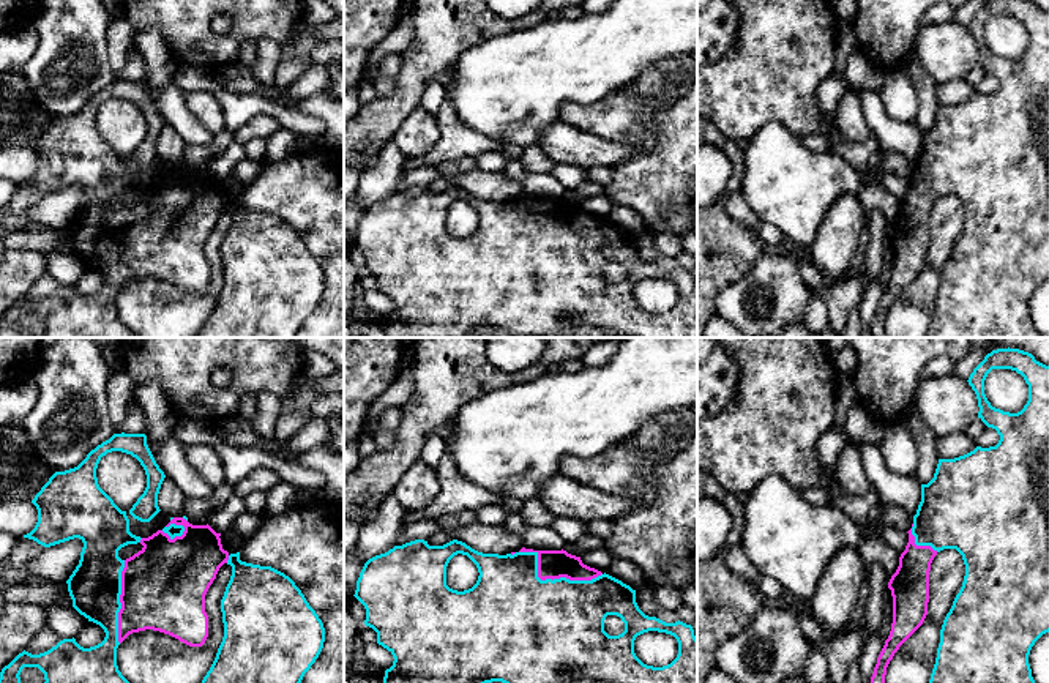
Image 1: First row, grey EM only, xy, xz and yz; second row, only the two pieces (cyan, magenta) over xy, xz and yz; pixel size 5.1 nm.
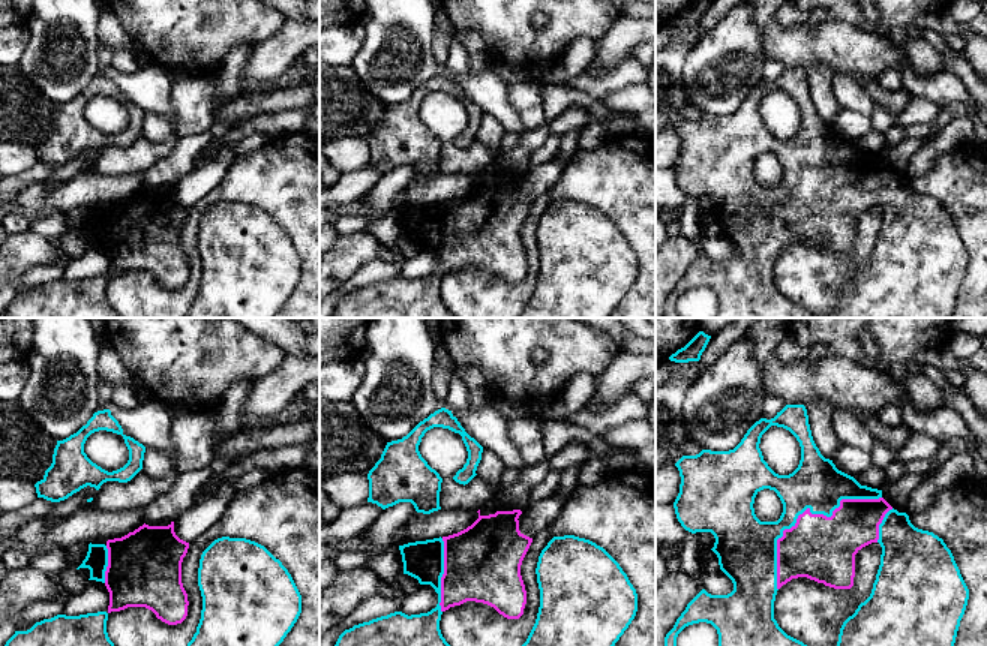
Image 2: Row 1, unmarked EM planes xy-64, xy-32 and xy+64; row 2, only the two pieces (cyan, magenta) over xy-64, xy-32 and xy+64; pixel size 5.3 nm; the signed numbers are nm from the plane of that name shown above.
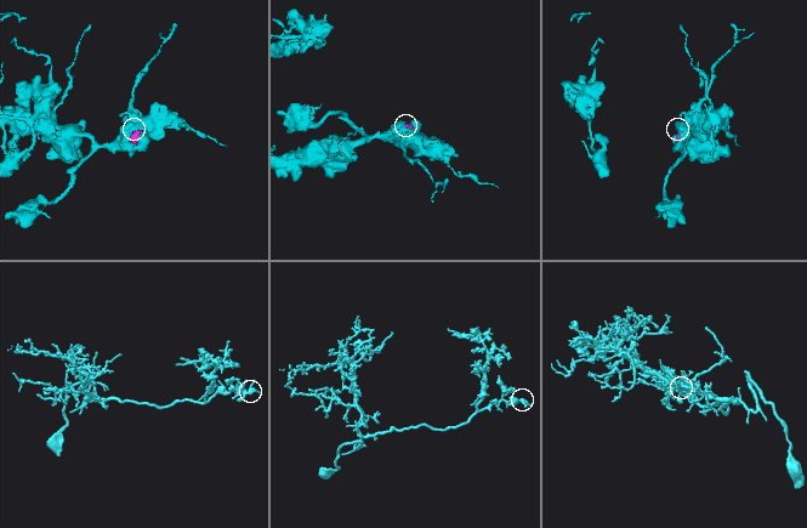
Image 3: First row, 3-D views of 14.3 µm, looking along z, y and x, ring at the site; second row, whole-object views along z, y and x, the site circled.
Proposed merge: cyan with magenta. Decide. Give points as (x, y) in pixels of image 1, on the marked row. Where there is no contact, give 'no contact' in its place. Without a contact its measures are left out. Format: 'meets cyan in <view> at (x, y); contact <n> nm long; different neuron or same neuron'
meets cyan in xz at (551, 579); contact 440 nm long; same neuron

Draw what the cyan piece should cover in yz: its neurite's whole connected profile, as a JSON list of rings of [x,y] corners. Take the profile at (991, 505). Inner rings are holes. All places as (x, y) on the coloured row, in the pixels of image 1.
[[[1010,347],[997,349],[984,356],[984,360],[973,369],[967,382],[978,399],[978,418],[987,427],[995,429],[1000,435],[1000,440],[995,446],[976,446],[973,451],[964,456],[954,459],[939,459],[934,478],[928,484],[921,484],[921,502],[918,505],[916,514],[913,516],[912,528],[907,532],[909,543],[905,546],[905,551],[899,557],[899,566],[896,573],[888,582],[888,588],[891,590],[893,596],[893,623],[890,636],[885,640],[885,645],[877,658],[871,683],[885,683],[887,667],[893,659],[894,653],[923,625],[928,615],[931,563],[934,557],[943,549],[956,549],[962,555],[965,565],[965,576],[962,587],[943,620],[937,658],[929,683],[1035,683],[1028,664],[1028,655],[1035,642],[1043,634],[1049,633],[1049,366],[1036,361],[1035,356],[1028,352]],[[992,369],[1011,369],[1024,377],[1025,383],[1028,385],[1028,401],[1021,412],[1010,413],[991,405],[984,394],[984,380]]]

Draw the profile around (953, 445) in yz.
[[[965,432],[950,434],[935,442],[935,450],[940,459],[954,459],[973,451],[975,448],[975,440],[969,439]]]

